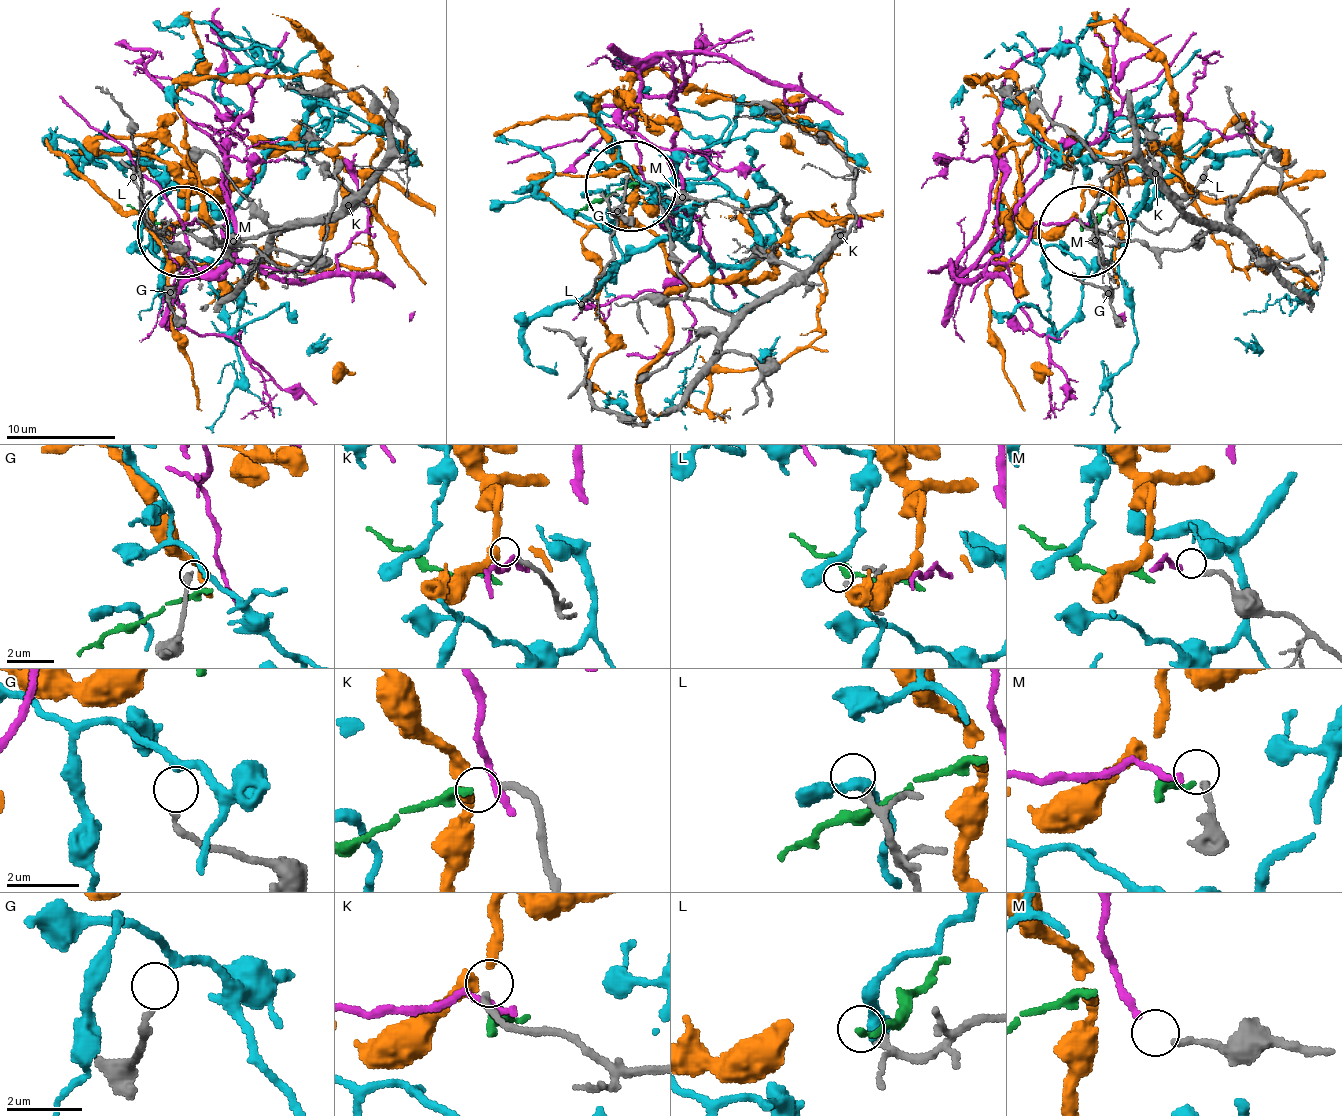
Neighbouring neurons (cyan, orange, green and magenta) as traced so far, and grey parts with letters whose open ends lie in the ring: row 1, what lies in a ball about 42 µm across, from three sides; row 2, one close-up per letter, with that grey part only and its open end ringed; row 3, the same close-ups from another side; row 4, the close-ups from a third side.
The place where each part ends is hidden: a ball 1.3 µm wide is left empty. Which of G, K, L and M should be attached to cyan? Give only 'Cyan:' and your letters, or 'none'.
Cyan: G

